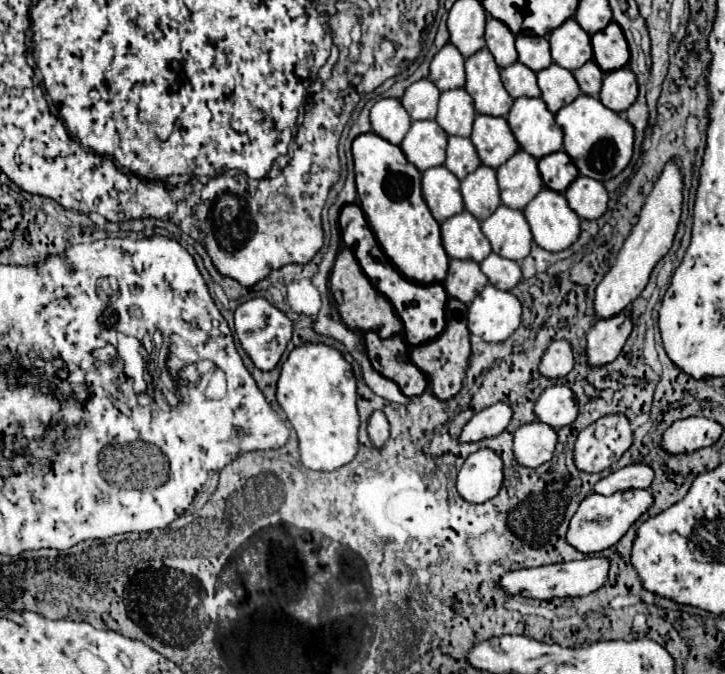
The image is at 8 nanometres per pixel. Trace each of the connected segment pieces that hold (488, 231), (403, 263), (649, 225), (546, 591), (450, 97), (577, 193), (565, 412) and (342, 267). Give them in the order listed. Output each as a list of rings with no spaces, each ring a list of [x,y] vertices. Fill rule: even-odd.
[[[501,204],[487,220],[481,222],[481,230],[491,242],[493,252],[503,258],[521,262],[531,250],[533,236],[521,210],[513,210]]]
[[[365,132],[353,140],[353,160],[359,204],[389,260],[413,282],[443,282],[449,256],[441,242],[441,226],[423,200],[421,172],[405,158],[399,146],[375,136],[375,132]]]
[[[669,160],[655,182],[647,202],[639,214],[639,222],[631,230],[629,238],[621,246],[615,264],[605,274],[601,284],[595,290],[595,314],[597,318],[611,318],[625,310],[647,286],[647,280],[655,268],[655,264],[669,252],[673,244],[673,236],[677,232],[677,224],[681,218],[681,204],[683,204],[683,174],[677,160]]]
[[[591,556],[591,560],[573,560],[573,562],[561,562],[561,564],[547,564],[539,568],[529,568],[529,570],[515,570],[507,572],[501,578],[501,588],[515,596],[525,596],[525,598],[539,598],[539,600],[549,600],[549,598],[575,598],[575,596],[587,596],[601,586],[607,584],[609,578],[609,560],[603,556]]]
[[[455,88],[441,92],[439,100],[439,112],[435,122],[451,136],[471,136],[471,126],[477,112],[473,106],[471,96],[465,92],[465,88]]]
[[[577,176],[573,184],[565,190],[565,198],[569,206],[587,220],[601,218],[607,210],[609,194],[599,180],[591,180],[587,176]]]
[[[565,384],[549,386],[535,404],[537,418],[553,428],[571,424],[577,418],[577,412],[579,408],[575,404],[575,396]]]
[[[345,248],[339,252],[337,262],[331,272],[331,294],[333,294],[333,306],[339,312],[341,320],[351,328],[359,332],[377,332],[381,338],[389,338],[393,334],[403,332],[403,322],[399,320],[393,304],[375,290],[371,280],[367,280],[367,274],[363,268],[359,268],[359,262],[355,260],[355,254]]]

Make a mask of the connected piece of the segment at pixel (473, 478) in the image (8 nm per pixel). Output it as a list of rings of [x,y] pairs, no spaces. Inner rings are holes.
[[[489,448],[473,452],[457,474],[457,492],[469,502],[487,502],[503,484],[503,462]]]

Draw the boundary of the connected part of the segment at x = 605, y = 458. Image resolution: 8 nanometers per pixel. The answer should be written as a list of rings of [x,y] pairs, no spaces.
[[[623,414],[601,416],[583,428],[575,442],[575,466],[583,472],[603,472],[633,444],[633,430]]]

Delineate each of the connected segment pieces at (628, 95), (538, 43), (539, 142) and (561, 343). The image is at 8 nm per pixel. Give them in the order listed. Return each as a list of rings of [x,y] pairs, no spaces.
[[[619,68],[605,74],[599,98],[607,108],[615,112],[625,112],[637,100],[637,94],[639,86],[635,72],[631,72],[629,68]]]
[[[517,36],[519,62],[539,72],[553,64],[549,52],[549,36]]]
[[[517,98],[507,122],[521,148],[537,160],[563,148],[563,132],[541,98]]]
[[[557,340],[543,354],[539,372],[547,378],[561,378],[567,372],[571,372],[573,364],[575,364],[575,360],[573,360],[571,344],[567,340]]]

